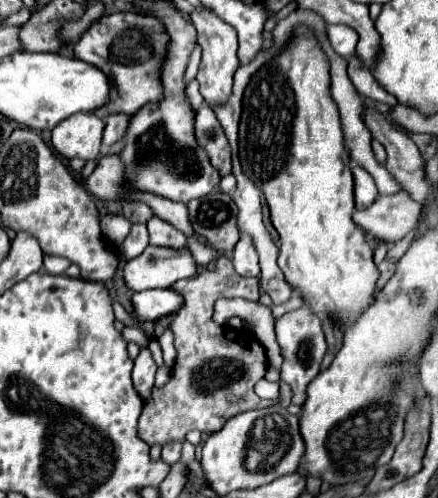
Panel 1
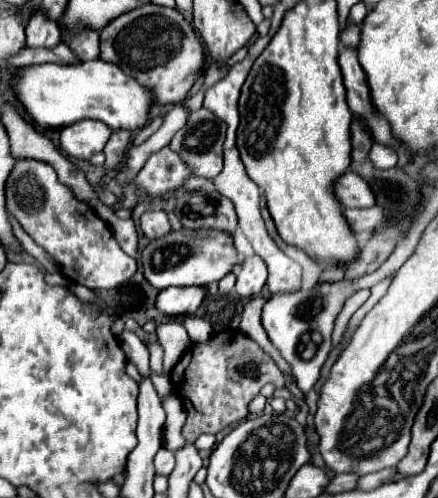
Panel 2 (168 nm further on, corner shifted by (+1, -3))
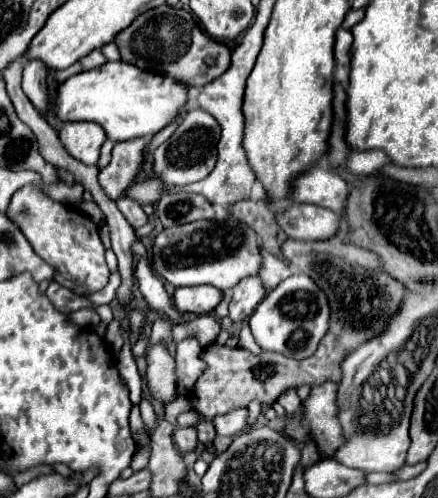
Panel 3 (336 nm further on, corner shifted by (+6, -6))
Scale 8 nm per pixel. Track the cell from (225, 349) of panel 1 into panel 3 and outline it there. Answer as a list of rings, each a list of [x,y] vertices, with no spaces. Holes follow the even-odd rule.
[[[342,234],[324,242],[286,240],[282,252],[292,266],[296,266],[300,272],[306,272],[326,292],[332,308],[330,330],[322,338],[316,354],[304,360],[292,360],[276,352],[262,352],[260,356],[254,356],[252,352],[240,346],[236,348],[220,344],[206,346],[200,354],[200,360],[206,362],[206,370],[194,382],[188,396],[192,410],[202,416],[202,420],[194,424],[198,432],[198,442],[202,444],[210,444],[216,438],[216,428],[212,428],[212,420],[220,414],[248,406],[256,398],[264,406],[268,406],[276,402],[280,392],[284,392],[290,386],[300,384],[316,386],[322,384],[324,378],[338,382],[340,362],[346,358],[346,354],[352,348],[356,350],[368,338],[378,336],[384,330],[386,320],[396,312],[402,300],[404,286],[394,278],[390,278],[386,272],[378,270],[380,266],[376,264],[376,258],[370,252],[364,252],[358,246],[344,242]]]

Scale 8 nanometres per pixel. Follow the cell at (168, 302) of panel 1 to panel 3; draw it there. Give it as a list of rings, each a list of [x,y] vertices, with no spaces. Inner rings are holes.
[[[188,286],[188,288],[176,288],[174,292],[174,306],[182,314],[184,312],[208,314],[218,306],[220,300],[222,292],[212,286]]]

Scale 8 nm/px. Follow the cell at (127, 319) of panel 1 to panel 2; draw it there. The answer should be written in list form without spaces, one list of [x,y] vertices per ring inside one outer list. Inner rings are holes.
[[[159,342],[147,345],[150,354],[150,368],[151,371],[157,374],[169,376],[163,370],[163,349]]]

